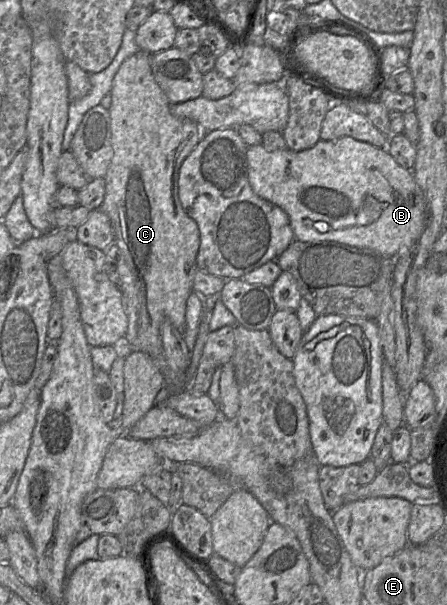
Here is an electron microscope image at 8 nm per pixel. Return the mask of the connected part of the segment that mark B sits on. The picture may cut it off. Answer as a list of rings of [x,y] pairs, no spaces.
[[[340,137],[334,140],[319,140],[313,147],[302,151],[290,149],[268,151],[262,144],[248,146],[246,152],[248,180],[253,192],[260,198],[280,207],[289,217],[295,240],[302,242],[334,241],[352,247],[375,250],[387,257],[396,258],[402,250],[416,241],[425,226],[426,206],[423,192],[416,184],[412,171],[399,166],[385,148],[377,148],[369,143],[357,141],[352,137]]]

